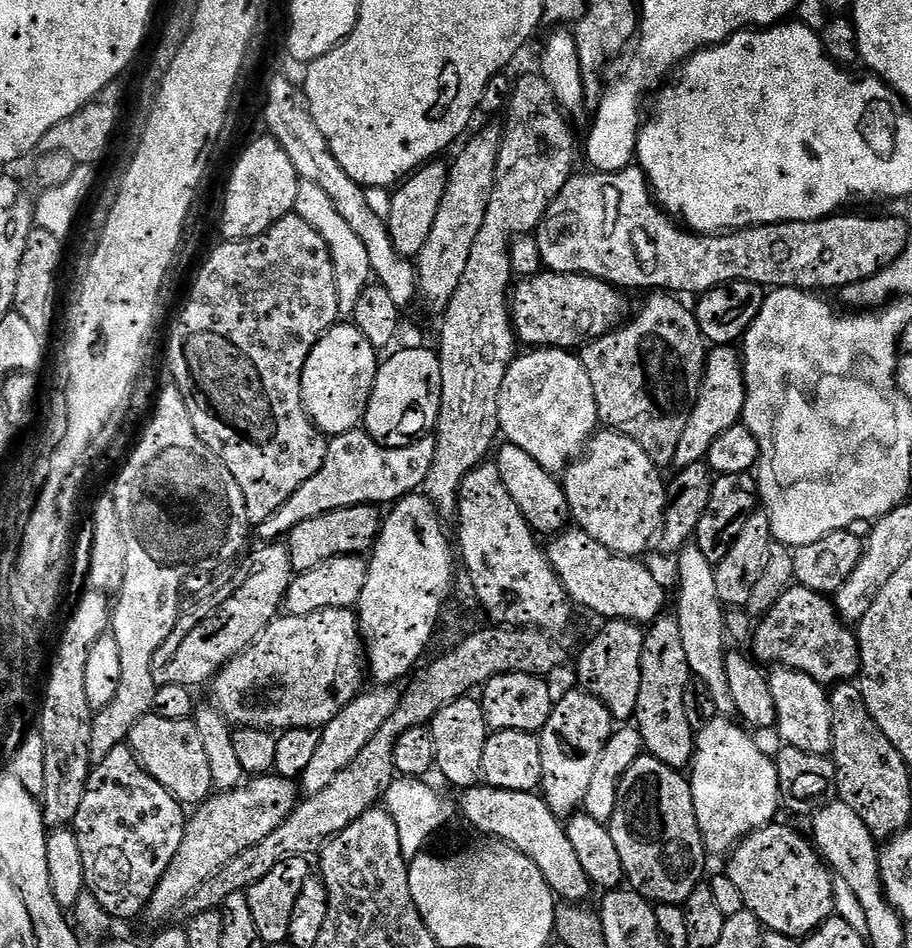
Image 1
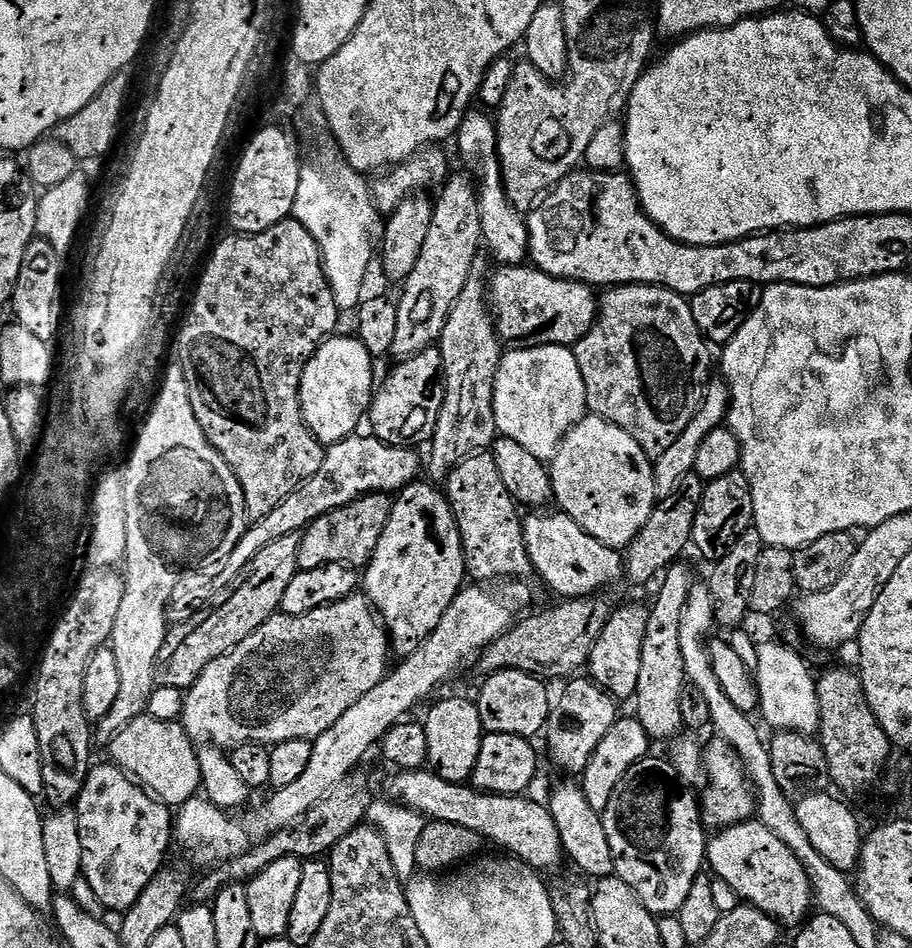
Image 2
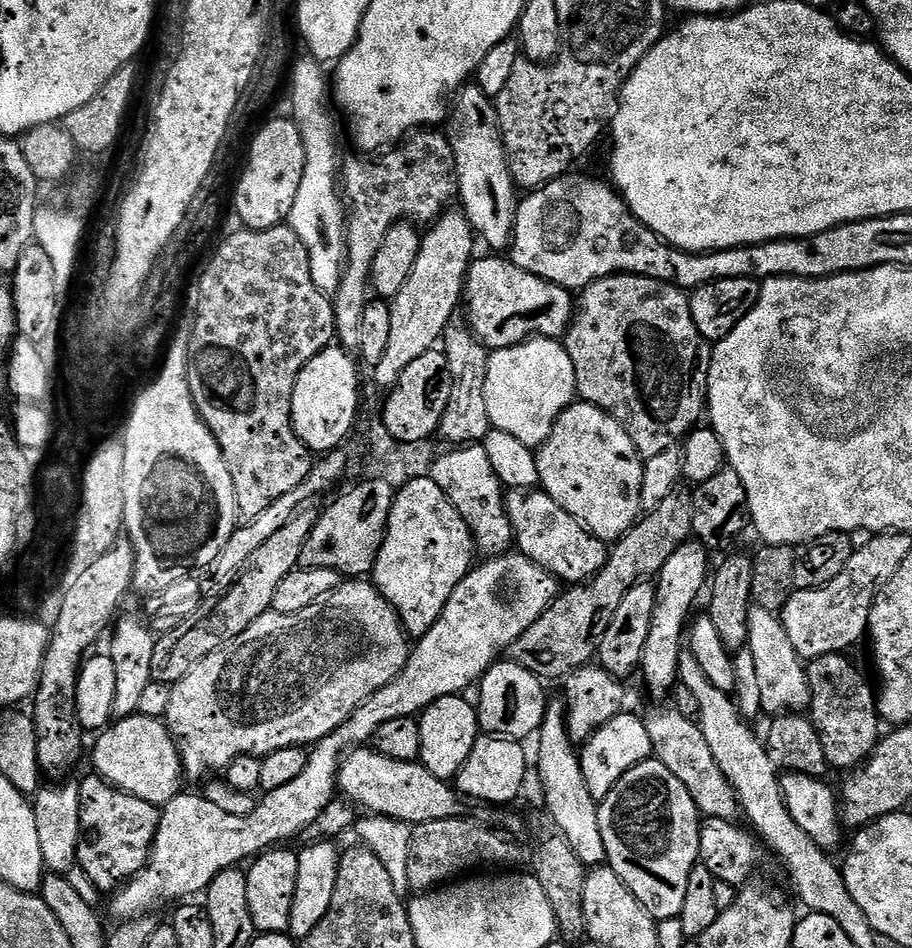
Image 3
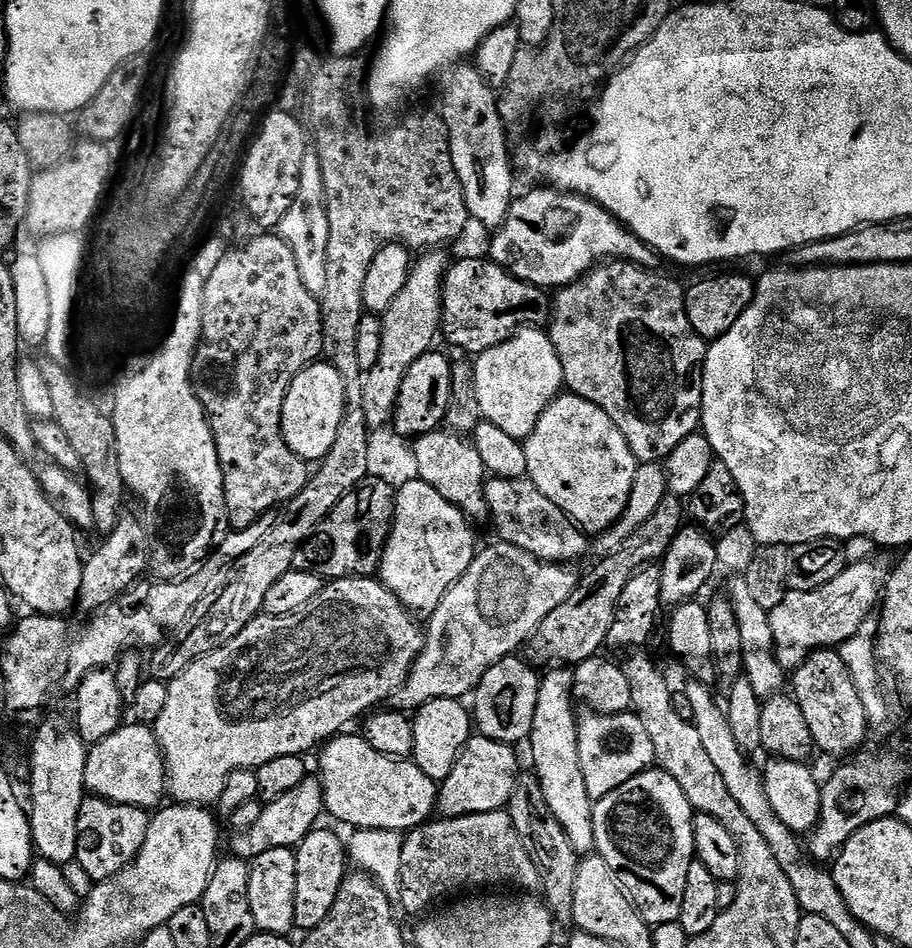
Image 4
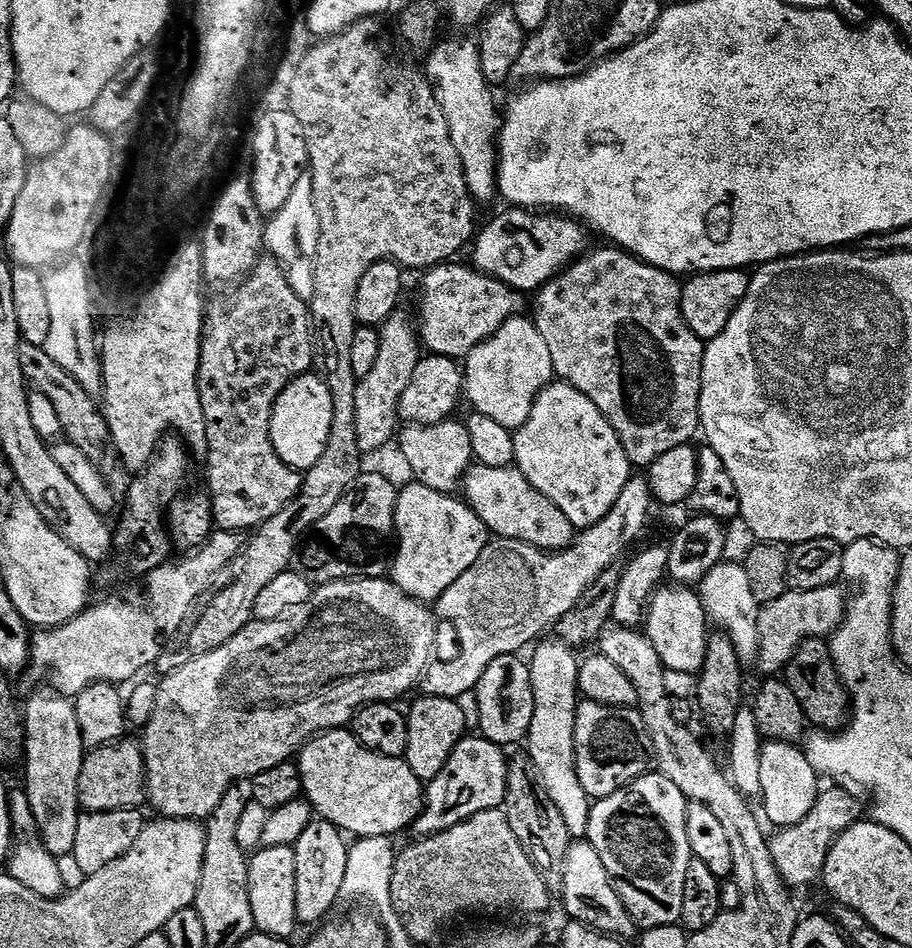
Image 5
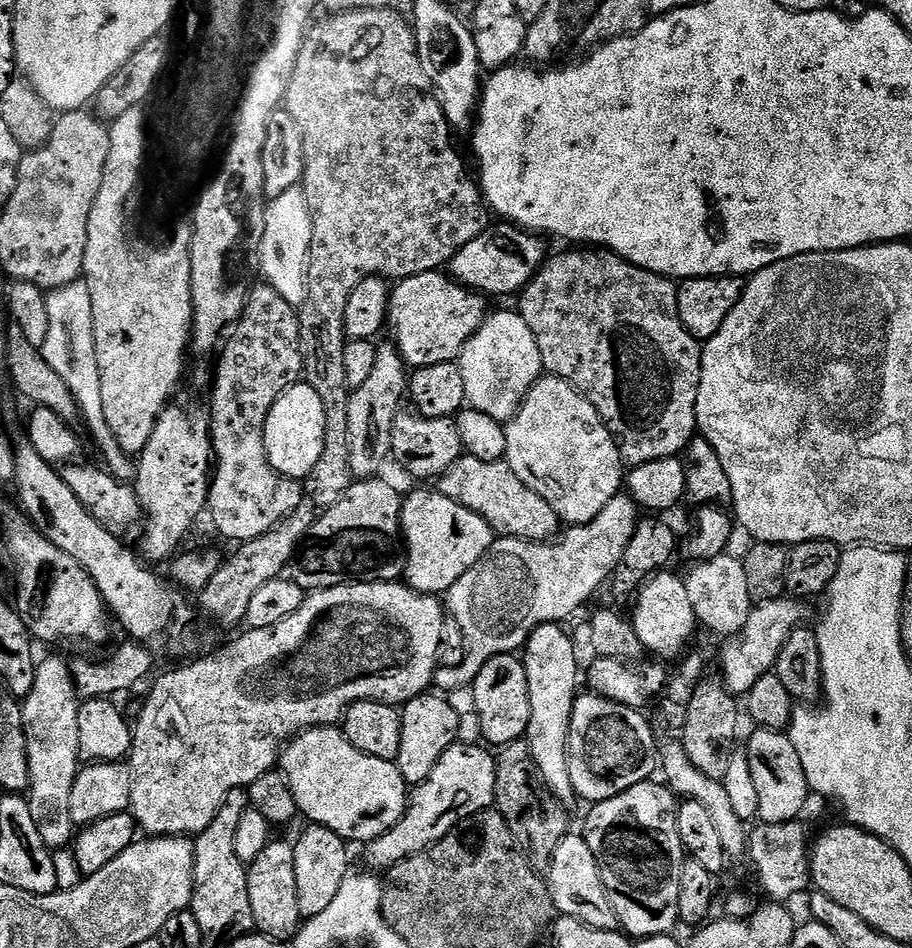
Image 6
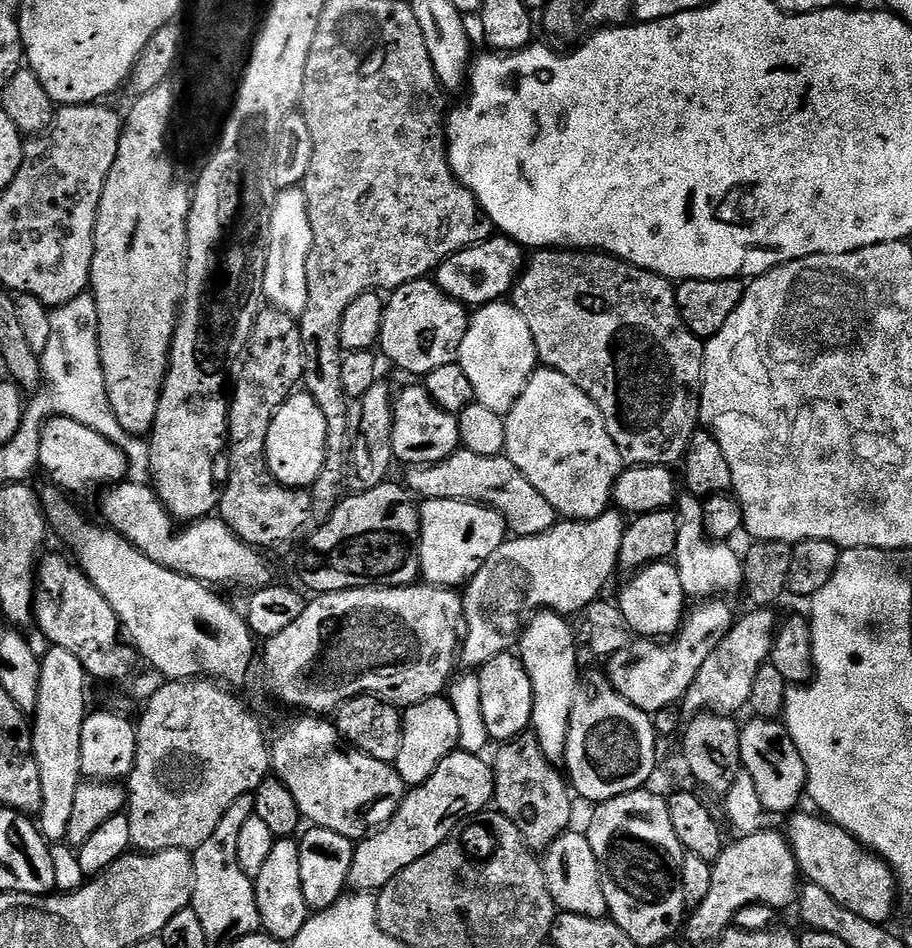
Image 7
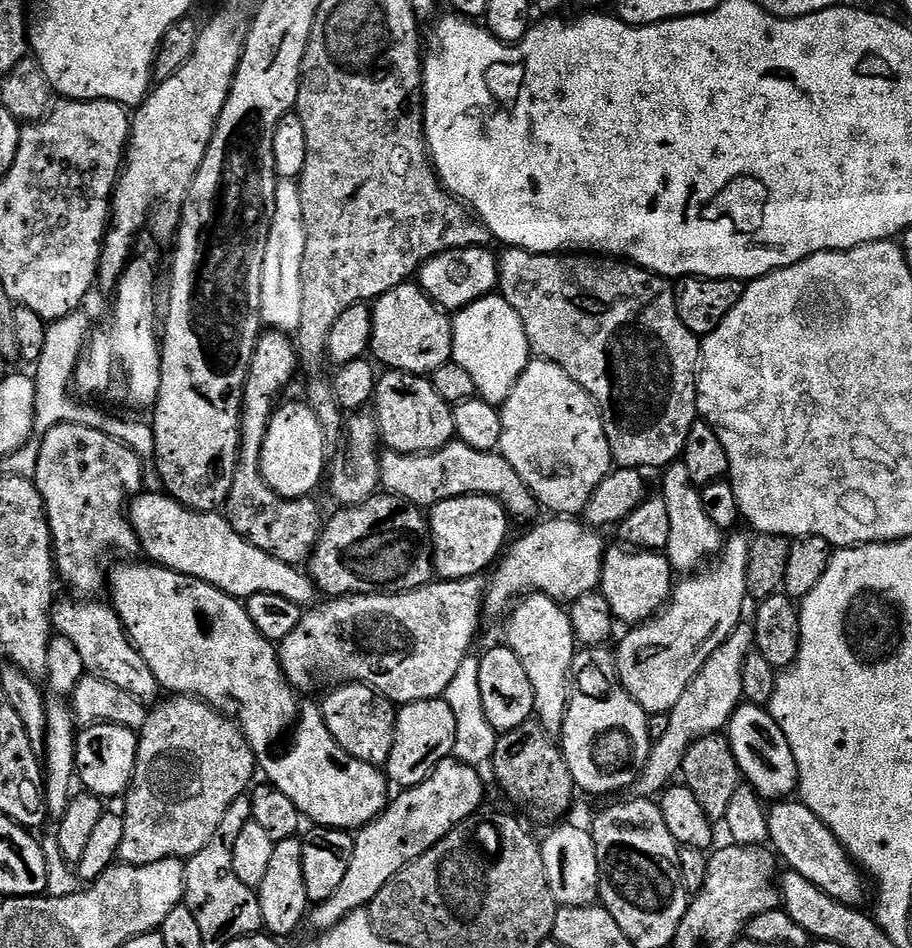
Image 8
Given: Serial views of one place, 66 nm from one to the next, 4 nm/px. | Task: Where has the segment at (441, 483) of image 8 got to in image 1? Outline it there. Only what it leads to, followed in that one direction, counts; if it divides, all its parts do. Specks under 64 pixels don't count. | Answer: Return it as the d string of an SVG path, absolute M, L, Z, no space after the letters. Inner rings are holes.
M572 526L551 537L546 551L562 586L573 605L589 608L605 621L628 620L647 626L665 611L664 588L640 558L623 556L590 538L580 527Z

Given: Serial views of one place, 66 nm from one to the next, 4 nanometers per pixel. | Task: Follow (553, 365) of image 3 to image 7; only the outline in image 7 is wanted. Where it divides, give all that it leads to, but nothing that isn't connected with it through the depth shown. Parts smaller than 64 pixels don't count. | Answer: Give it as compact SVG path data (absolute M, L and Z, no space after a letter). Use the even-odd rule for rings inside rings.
M497 302L477 307L471 313L468 329L462 338L458 363L462 370L466 370L466 378L470 378L475 403L486 406L486 410L507 414L514 406L514 402L518 402L522 390L526 390L526 382L530 382L538 367L534 334L530 334L530 326L526 326L526 318L518 314L518 310L511 302Z

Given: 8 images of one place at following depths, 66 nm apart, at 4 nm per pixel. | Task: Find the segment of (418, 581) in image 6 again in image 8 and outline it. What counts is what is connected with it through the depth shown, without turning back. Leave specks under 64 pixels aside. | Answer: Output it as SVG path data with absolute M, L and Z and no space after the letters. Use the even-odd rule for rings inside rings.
M459 496L438 502L430 509L435 575L440 580L467 580L487 573L505 551L509 539L508 524L510 525L508 511L489 496Z

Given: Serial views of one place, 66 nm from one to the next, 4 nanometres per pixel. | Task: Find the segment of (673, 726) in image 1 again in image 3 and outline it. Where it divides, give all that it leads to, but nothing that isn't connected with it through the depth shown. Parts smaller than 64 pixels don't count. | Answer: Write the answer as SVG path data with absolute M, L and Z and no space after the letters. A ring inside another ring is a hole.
M693 538L687 544L678 546L678 550L674 550L673 557L666 562L666 566L662 566L659 576L655 577L654 618L650 618L650 638L646 638L646 650L642 654L640 668L642 676L644 672L644 684L648 687L649 694L656 700L667 701L670 693L677 687L682 651L680 640L682 644L696 599L699 596L701 599L705 595L706 585L710 580L708 559L710 559L708 549Z

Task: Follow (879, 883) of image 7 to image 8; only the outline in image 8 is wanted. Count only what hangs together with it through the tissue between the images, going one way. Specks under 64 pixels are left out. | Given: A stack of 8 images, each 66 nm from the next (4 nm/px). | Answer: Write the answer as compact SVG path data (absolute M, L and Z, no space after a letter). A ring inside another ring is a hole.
M785 798L767 809L771 847L783 863L784 860L788 863L791 871L802 874L802 878L810 878L818 890L830 894L830 898L846 906L860 908L864 900L865 873L849 856L842 842L838 842L831 830L813 814L811 807L799 802L796 798Z

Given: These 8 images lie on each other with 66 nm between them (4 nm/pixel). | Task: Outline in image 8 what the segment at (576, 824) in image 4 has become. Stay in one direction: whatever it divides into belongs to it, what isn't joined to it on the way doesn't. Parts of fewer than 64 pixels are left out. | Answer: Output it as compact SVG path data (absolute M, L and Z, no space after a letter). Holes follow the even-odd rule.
M529 594L511 609L507 617L506 644L514 650L514 654L518 654L518 662L522 662L522 667L530 678L530 686L534 686L535 719L547 732L553 734L559 733L564 726L572 663L578 651L572 617L560 608L563 607L548 596Z

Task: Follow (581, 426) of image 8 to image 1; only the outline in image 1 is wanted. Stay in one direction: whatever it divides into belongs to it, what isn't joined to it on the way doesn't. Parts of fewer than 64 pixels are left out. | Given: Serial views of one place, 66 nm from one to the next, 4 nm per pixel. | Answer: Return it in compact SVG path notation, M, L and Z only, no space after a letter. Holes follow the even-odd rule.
M611 430L597 431L588 441L586 454L579 457L563 473L562 483L568 499L568 511L571 519L590 538L602 542L610 550L623 556L643 557L648 547L653 547L664 526L664 513L668 510L668 490L666 480L660 477L661 469L648 457L646 450L638 446L629 436Z

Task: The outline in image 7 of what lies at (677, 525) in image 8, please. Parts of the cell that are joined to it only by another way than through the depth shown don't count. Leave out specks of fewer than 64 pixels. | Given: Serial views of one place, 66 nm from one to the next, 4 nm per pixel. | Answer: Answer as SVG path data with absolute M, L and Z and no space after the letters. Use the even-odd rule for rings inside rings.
M681 495L678 500L678 538L674 563L678 578L682 578L685 597L712 598L717 594L728 594L741 587L744 582L744 565L741 553L735 552L728 542L709 540L702 518L702 500L699 496Z

